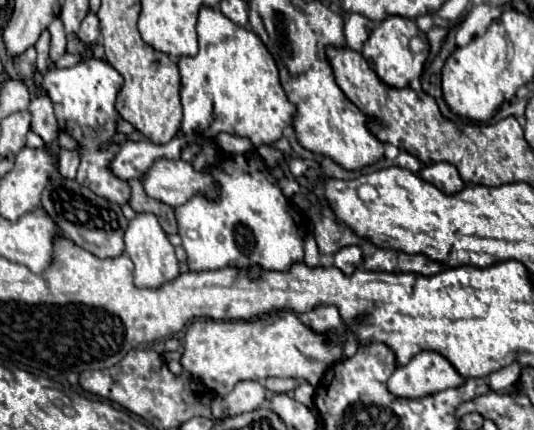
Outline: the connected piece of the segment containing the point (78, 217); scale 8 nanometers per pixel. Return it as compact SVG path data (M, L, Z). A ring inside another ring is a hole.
M58 171L52 173L52 179L42 195L42 207L62 229L64 237L72 239L78 247L90 251L100 259L120 257L124 253L124 233L128 229L128 219L122 215L120 205L100 199L88 187L78 185L72 179L64 179Z

